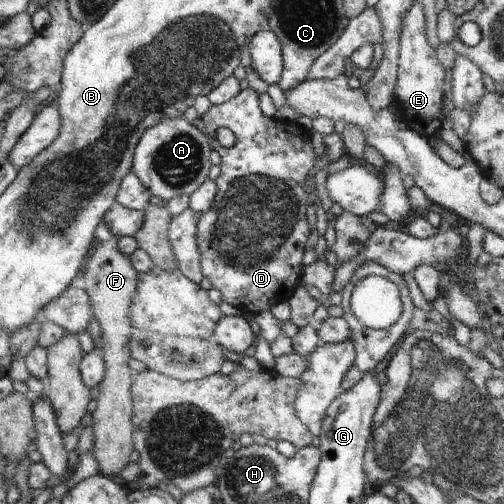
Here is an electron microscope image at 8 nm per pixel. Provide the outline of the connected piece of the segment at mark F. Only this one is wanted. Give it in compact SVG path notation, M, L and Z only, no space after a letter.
M117 237L98 242L81 278L81 285L91 297L95 318L100 324L101 335L105 338L105 348L101 353L107 364L107 372L105 380L99 385L101 396L94 402L91 411L92 426L95 430L95 448L92 453L99 462L102 474L111 477L111 480L114 477L121 478L119 471L131 463L129 456L135 450L132 393L134 372L129 368L129 360L133 356L129 340L134 336L136 328L131 324L129 308L137 292L137 278L140 274L135 270L129 256L125 256L117 244L119 244Z

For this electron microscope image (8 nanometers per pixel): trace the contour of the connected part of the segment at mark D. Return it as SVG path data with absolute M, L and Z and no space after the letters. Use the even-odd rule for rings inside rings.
M247 87L226 103L211 105L199 116L215 152L220 156L220 173L214 179L215 198L211 208L200 214L198 219L200 274L219 292L223 302L235 306L244 315L253 316L269 310L277 302L289 300L293 290L300 286L301 256L310 232L305 220L309 198L302 184L315 160L308 130L297 122L264 116L257 106L257 97L258 94ZM217 128L231 130L235 136L233 146L223 148L219 145L215 139Z

